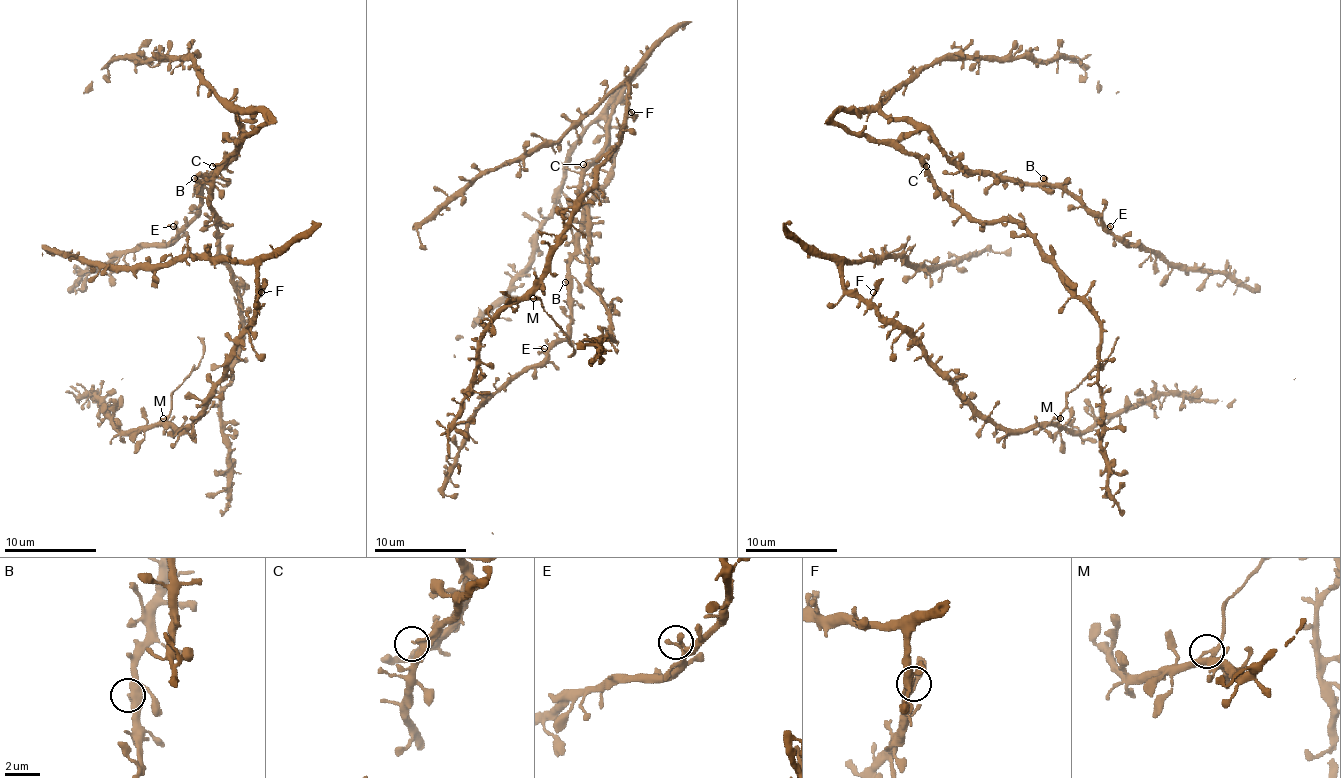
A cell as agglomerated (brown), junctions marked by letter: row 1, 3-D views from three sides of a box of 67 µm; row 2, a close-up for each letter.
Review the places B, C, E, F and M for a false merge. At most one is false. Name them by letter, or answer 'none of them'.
M

